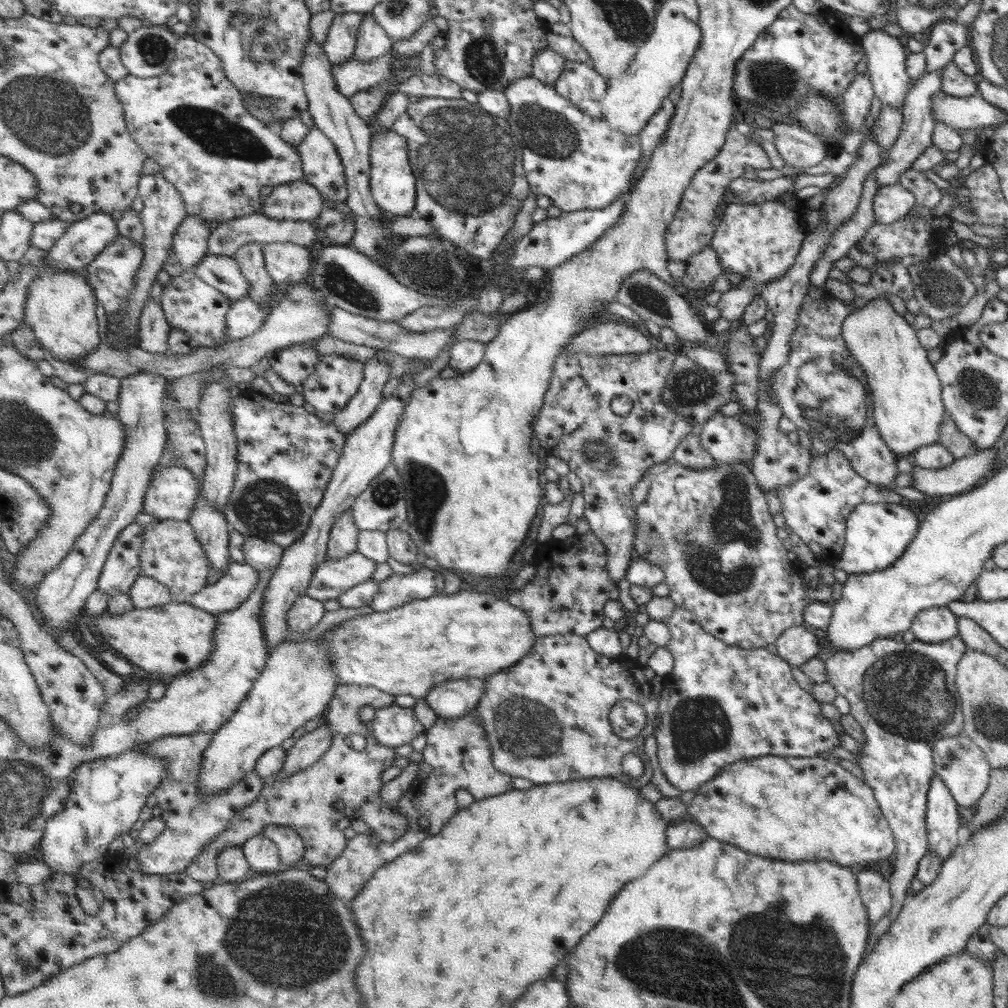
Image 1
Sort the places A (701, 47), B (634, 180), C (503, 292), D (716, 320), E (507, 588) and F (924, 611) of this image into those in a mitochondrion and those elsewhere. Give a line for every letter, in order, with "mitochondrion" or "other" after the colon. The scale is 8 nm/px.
A: other
B: other
C: other
D: other
E: other
F: other

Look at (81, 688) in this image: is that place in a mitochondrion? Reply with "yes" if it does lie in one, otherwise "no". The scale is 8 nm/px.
no

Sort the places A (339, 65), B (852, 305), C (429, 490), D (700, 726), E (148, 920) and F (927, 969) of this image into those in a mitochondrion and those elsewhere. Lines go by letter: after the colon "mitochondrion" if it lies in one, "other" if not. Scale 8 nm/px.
A: other
B: other
C: mitochondrion
D: mitochondrion
E: other
F: other

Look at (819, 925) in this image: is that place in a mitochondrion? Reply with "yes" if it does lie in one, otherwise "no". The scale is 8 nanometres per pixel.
yes

